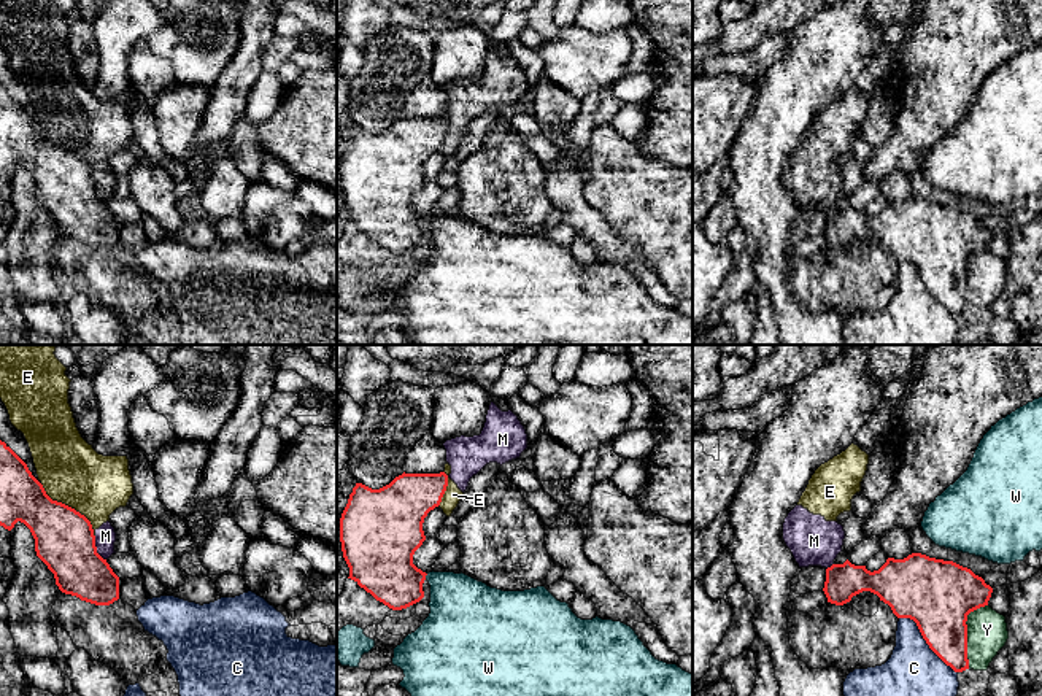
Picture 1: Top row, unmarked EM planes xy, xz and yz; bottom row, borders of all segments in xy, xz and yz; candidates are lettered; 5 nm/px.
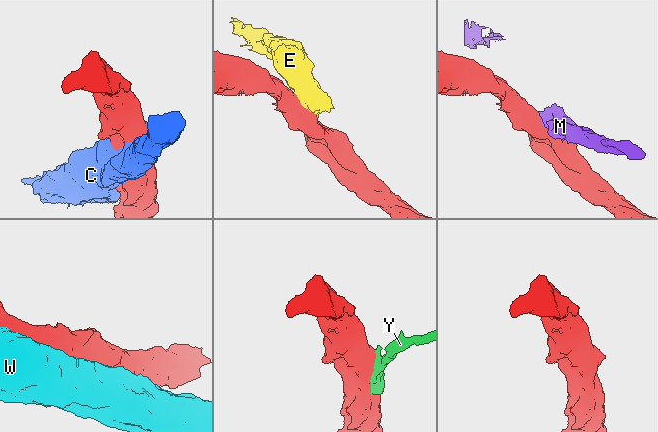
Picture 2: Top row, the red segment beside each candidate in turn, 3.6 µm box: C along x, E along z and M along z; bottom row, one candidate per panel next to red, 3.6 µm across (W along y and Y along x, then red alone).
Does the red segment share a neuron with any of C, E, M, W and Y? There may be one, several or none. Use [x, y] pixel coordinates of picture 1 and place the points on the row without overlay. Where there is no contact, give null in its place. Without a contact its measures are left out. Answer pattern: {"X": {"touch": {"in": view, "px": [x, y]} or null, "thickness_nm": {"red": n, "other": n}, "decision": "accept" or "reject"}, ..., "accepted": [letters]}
{"C": {"touch": {"in": "yz", "px": [925, 283]}, "thickness_nm": {"red": 360, "other": 380}, "decision": "reject"}, "E": {"touch": {"in": "xy", "px": [70, 151]}, "thickness_nm": {"red": 300, "other": 320}, "decision": "reject"}, "M": {"touch": {"in": "xy", "px": [96, 193]}, "thickness_nm": {"red": 300, "other": 110}, "decision": "reject"}, "W": {"touch": {"in": "xz", "px": [424, 221]}, "thickness_nm": {"red": 340, "other": 320}, "decision": "reject"}, "Y": {"touch": {"in": "yz", "px": [966, 275]}, "thickness_nm": {"red": 360, "other": 200}, "decision": "reject"}, "accepted": []}

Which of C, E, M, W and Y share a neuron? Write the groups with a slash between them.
C / E M / W / Y

